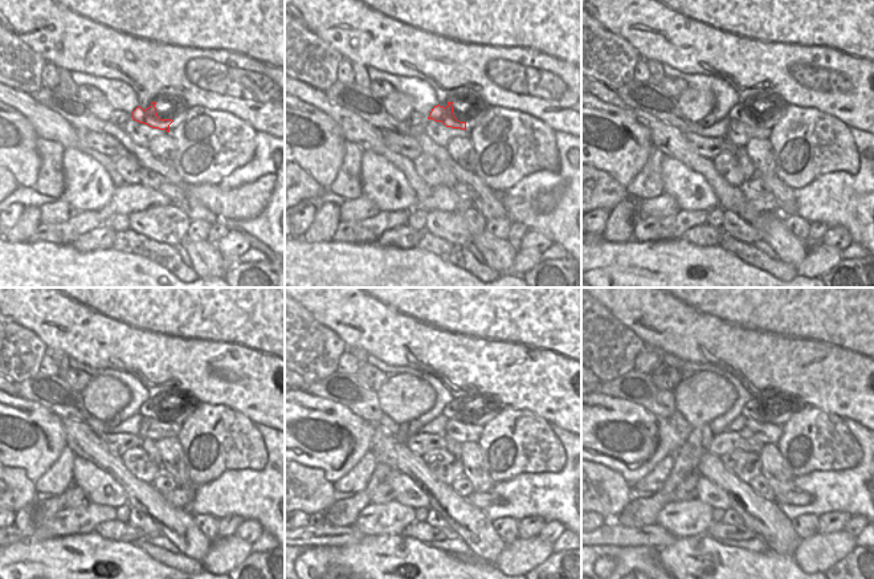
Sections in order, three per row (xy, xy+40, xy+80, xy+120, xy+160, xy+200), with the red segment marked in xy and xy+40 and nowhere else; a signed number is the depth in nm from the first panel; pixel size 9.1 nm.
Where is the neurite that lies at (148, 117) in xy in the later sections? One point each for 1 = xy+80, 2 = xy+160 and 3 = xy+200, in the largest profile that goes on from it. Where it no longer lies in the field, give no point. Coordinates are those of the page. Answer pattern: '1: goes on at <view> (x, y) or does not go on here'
1: goes on at xy+80 (742, 111)
2: goes on at xy+160 (452, 411)
3: goes on at xy+200 (754, 410)

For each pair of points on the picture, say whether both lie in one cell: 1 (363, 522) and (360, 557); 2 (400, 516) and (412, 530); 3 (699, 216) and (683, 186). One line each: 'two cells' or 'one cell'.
1: two cells
2: two cells
3: two cells

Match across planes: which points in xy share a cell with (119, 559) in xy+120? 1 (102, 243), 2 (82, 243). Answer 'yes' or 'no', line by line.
1: no
2: no

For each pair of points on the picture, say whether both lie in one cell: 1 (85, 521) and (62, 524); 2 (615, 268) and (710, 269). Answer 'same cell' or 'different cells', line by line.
1: same cell
2: same cell

